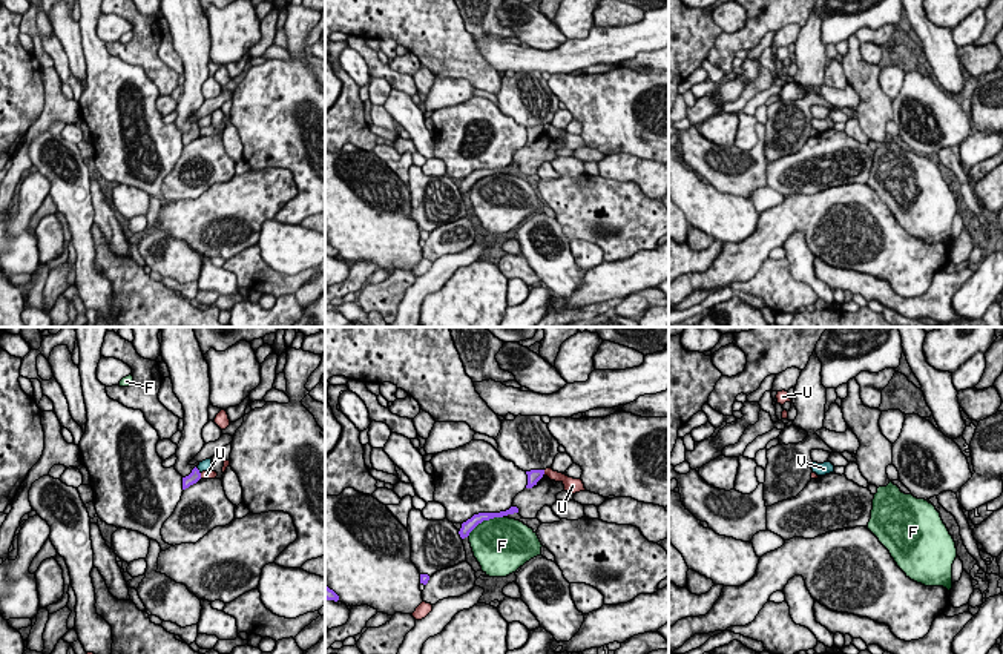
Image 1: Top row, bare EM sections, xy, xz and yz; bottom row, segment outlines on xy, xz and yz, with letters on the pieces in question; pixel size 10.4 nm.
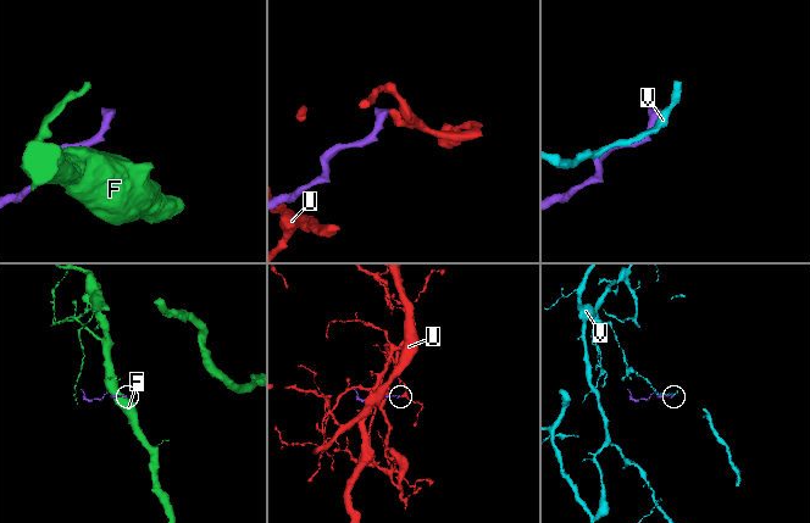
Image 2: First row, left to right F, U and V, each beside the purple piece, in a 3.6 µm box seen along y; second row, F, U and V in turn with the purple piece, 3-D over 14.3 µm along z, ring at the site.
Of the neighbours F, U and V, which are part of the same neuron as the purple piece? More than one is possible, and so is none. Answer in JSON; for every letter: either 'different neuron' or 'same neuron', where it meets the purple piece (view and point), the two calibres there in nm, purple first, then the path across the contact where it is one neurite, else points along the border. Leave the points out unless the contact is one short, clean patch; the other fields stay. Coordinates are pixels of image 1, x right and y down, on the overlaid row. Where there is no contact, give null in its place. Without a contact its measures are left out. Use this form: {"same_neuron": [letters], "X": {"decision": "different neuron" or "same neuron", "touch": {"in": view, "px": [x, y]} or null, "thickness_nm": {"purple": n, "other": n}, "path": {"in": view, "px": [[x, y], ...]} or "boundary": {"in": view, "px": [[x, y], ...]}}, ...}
{"same_neuron": [], "F": {"decision": "different neuron", "touch": {"in": "xz", "px": [485, 519]}, "thickness_nm": {"purple": 130, "other": 460}}, "U": {"decision": "different neuron", "touch": {"in": "xz", "px": [543, 472]}, "thickness_nm": {"purple": 140, "other": 100}, "boundary": {"in": "xz", "px": [[543, 470], [545, 473]]}}, "V": {"decision": "different neuron", "touch": {"in": "xy", "px": [198, 472]}, "thickness_nm": {"purple": 120, "other": 120}}}

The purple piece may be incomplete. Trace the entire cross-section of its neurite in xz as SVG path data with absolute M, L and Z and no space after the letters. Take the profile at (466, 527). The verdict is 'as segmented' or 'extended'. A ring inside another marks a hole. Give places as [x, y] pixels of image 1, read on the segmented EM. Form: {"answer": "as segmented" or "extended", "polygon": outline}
{"answer": "as segmented", "polygon": "M511 507L509 510L500 511L500 513L478 513L478 514L474 514L471 519L468 519L466 522L462 524L462 528L460 528L459 534L460 534L462 539L465 539L483 520L489 520L489 519L494 519L494 517L503 517L503 516L514 514L514 513L518 513L517 507Z"}

